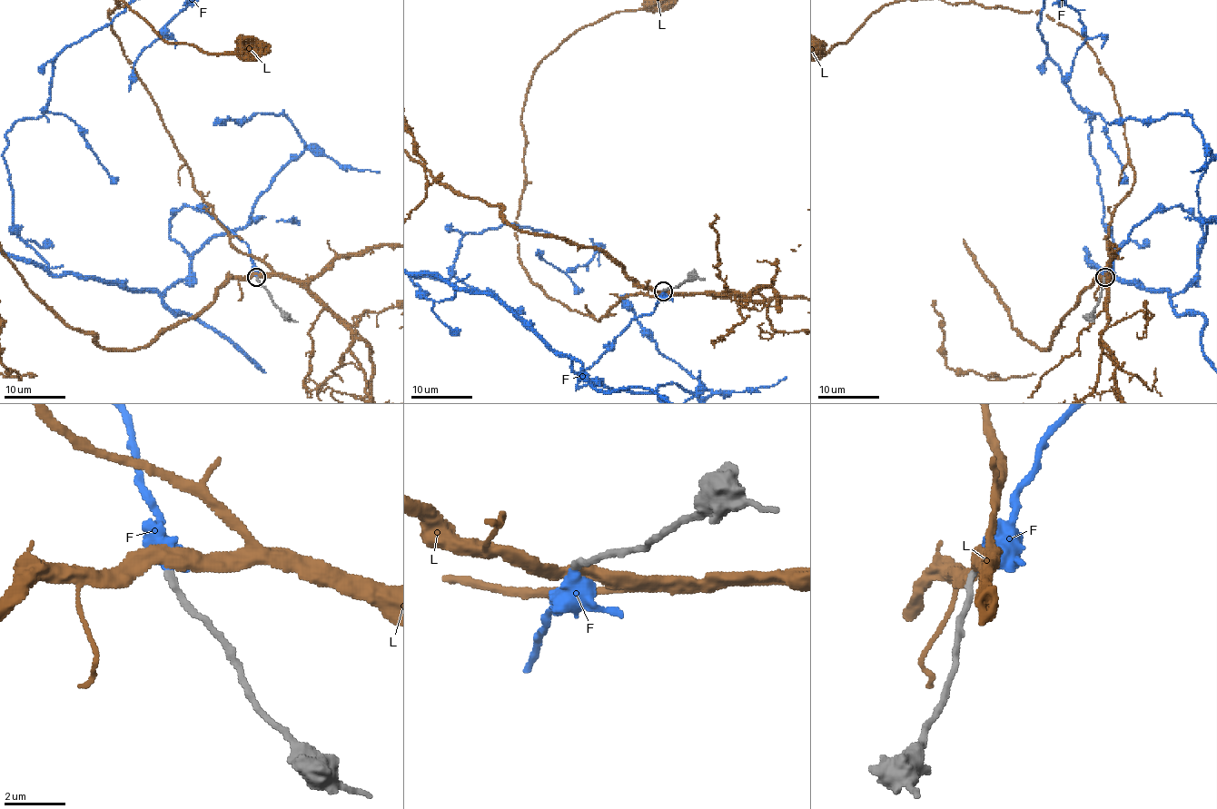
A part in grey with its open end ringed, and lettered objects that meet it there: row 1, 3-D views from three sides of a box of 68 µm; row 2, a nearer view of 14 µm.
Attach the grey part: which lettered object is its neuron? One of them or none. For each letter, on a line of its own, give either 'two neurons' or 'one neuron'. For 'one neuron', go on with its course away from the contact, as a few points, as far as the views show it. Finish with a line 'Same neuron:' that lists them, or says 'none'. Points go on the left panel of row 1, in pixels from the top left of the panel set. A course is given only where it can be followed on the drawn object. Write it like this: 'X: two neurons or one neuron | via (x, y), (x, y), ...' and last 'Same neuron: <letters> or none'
F: one neuron
L: two neurons
Same neuron: F

